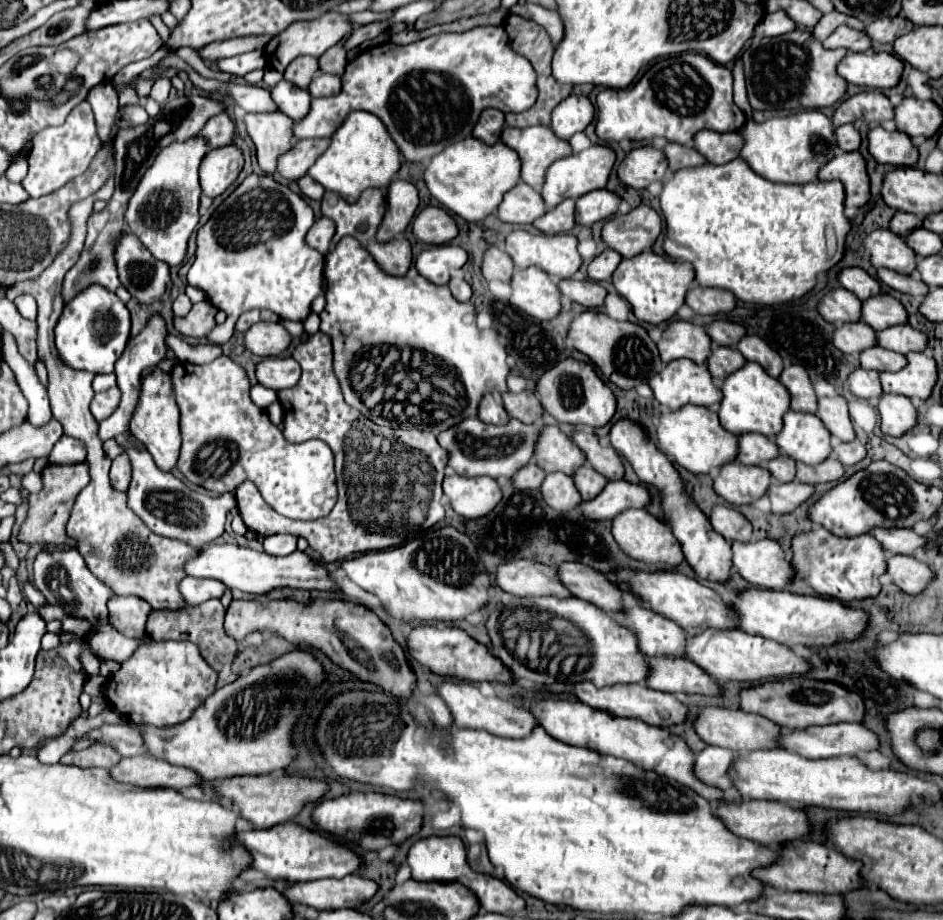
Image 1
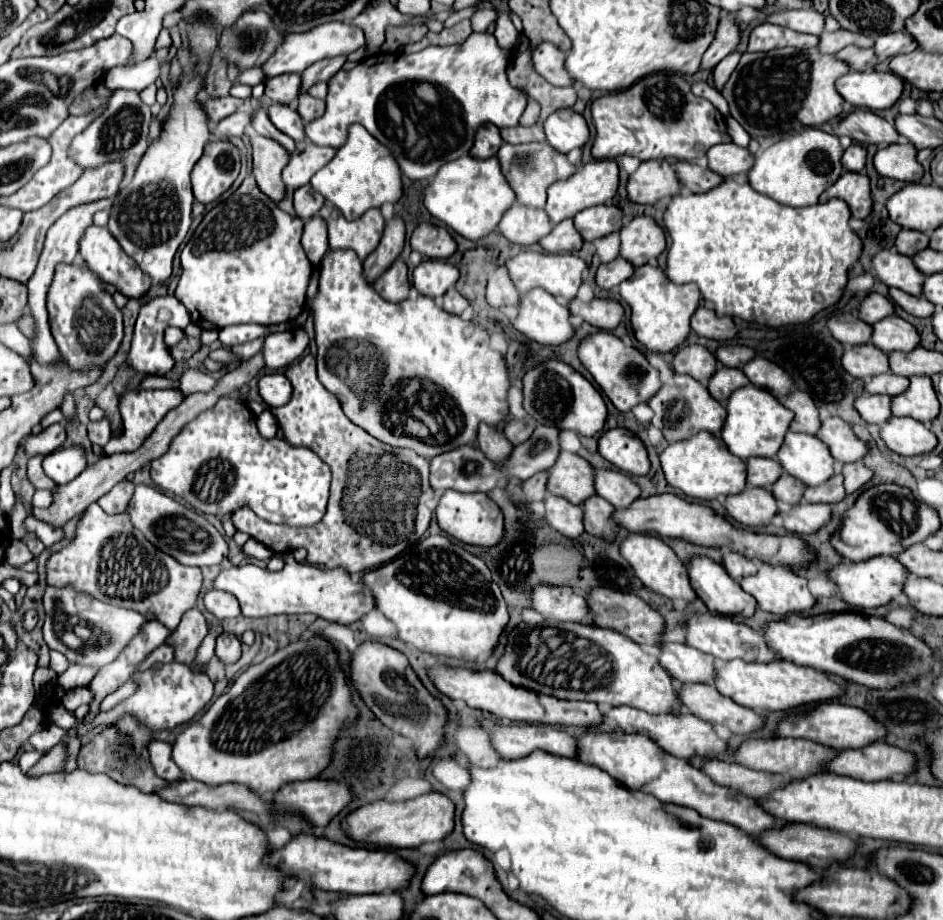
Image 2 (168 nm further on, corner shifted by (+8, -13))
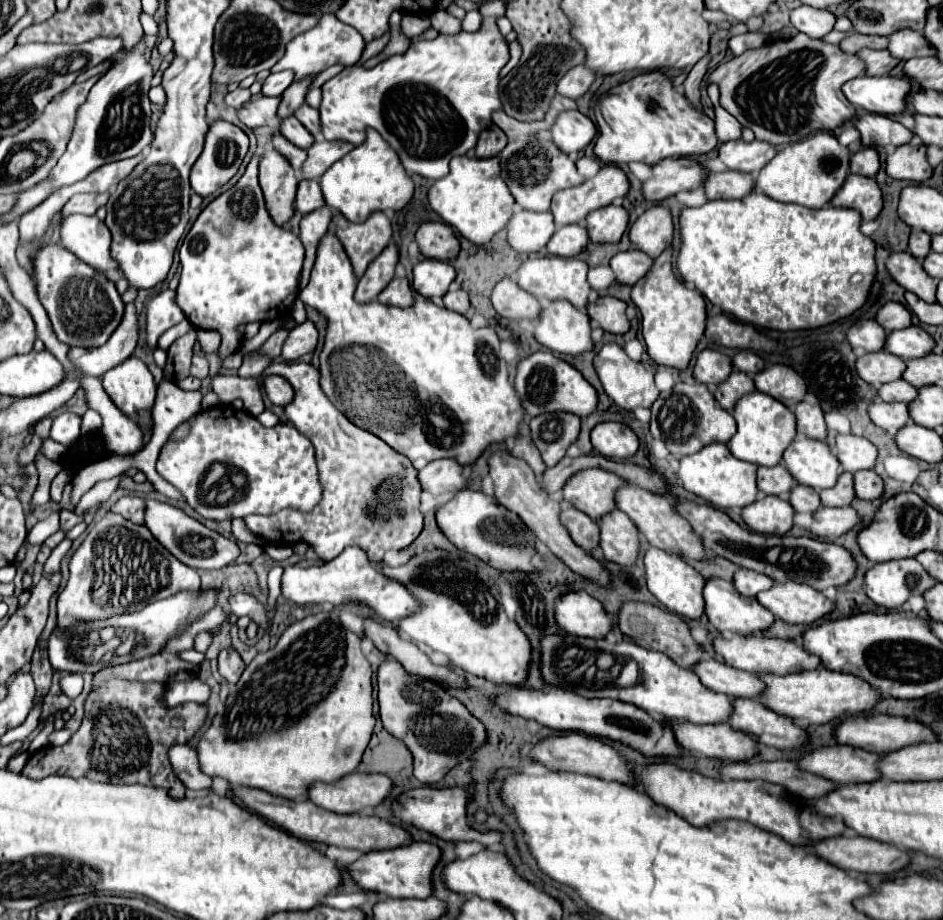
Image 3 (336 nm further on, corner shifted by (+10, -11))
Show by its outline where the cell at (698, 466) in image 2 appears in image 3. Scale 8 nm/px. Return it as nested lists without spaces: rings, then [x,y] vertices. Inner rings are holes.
[[[714,442],[710,446],[704,446],[700,452],[692,456],[684,456],[680,460],[678,478],[682,480],[684,488],[706,502],[710,502],[716,508],[746,508],[748,504],[756,502],[758,488],[756,488],[756,464],[738,460],[730,454],[726,444]]]

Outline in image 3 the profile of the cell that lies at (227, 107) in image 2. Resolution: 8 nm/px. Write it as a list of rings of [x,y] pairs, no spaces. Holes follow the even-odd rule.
[[[238,88],[238,90],[234,90],[226,96],[226,104],[232,106],[232,108],[240,108],[246,102],[250,102],[250,98],[252,98],[252,94],[250,94],[248,88]]]

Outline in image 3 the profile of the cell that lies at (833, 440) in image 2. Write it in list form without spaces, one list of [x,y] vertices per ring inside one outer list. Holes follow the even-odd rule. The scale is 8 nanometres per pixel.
[[[846,434],[836,438],[836,456],[846,472],[858,472],[858,470],[872,470],[876,466],[878,450],[876,446],[860,436]]]

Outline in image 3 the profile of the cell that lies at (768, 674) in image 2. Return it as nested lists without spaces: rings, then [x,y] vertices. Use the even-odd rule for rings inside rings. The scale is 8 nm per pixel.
[[[824,666],[788,676],[760,674],[760,678],[768,686],[768,690],[764,690],[764,694],[760,696],[760,702],[784,716],[800,720],[800,726],[804,728],[818,728],[820,724],[828,724],[842,716],[864,714],[882,700],[882,696],[866,680],[844,672],[832,672]]]

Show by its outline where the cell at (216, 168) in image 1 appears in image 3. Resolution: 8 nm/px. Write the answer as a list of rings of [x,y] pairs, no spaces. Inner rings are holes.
[[[226,120],[212,122],[210,130],[206,134],[204,150],[190,170],[192,190],[200,196],[208,196],[208,194],[214,194],[218,188],[222,188],[238,172],[238,168],[240,168],[240,164],[242,164],[242,160],[248,152],[248,146],[250,146],[250,140],[240,126],[236,126],[232,122],[226,122]]]

